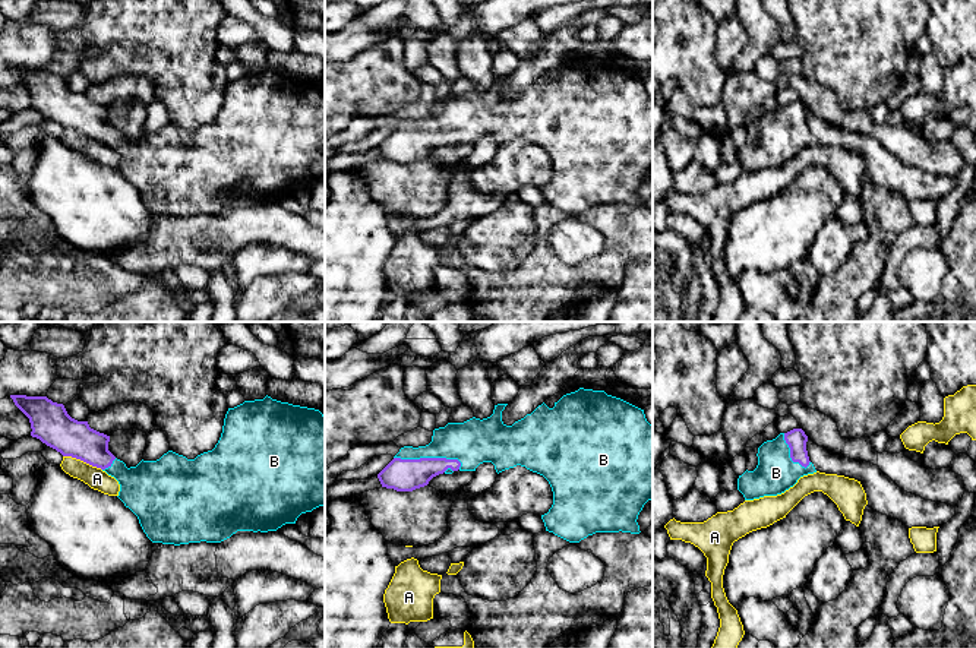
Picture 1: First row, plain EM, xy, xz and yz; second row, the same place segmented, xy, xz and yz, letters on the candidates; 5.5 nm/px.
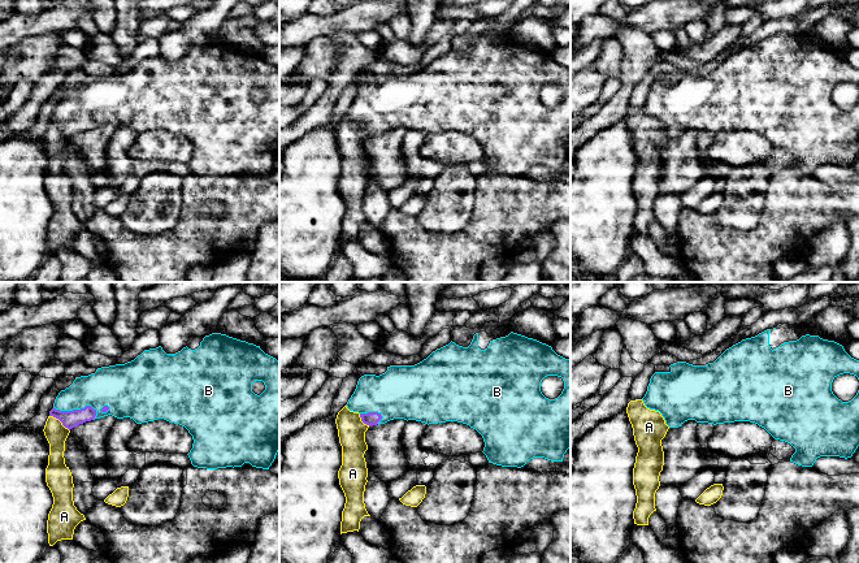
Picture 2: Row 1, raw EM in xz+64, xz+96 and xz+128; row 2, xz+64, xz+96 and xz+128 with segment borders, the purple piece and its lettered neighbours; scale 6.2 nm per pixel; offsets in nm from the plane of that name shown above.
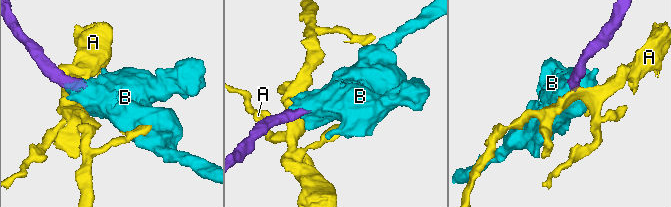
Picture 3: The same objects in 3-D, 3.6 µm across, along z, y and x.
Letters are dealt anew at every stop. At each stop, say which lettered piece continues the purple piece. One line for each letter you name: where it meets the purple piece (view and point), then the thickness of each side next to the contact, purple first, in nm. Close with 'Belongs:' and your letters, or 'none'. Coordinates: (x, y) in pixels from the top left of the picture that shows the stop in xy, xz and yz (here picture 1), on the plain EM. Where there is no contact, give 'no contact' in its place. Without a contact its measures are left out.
B: contact xz (429, 130); calibres 180 and 240 nm
Belongs: B

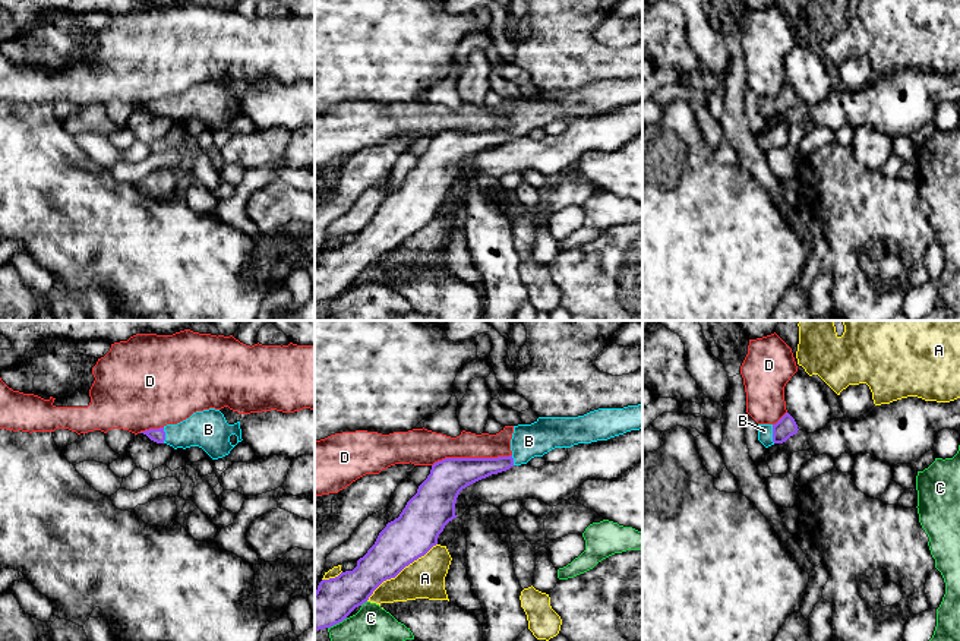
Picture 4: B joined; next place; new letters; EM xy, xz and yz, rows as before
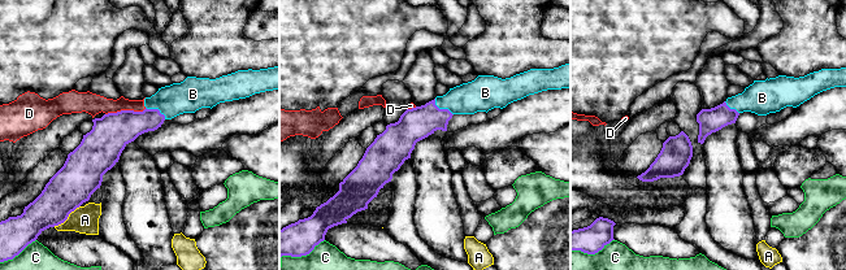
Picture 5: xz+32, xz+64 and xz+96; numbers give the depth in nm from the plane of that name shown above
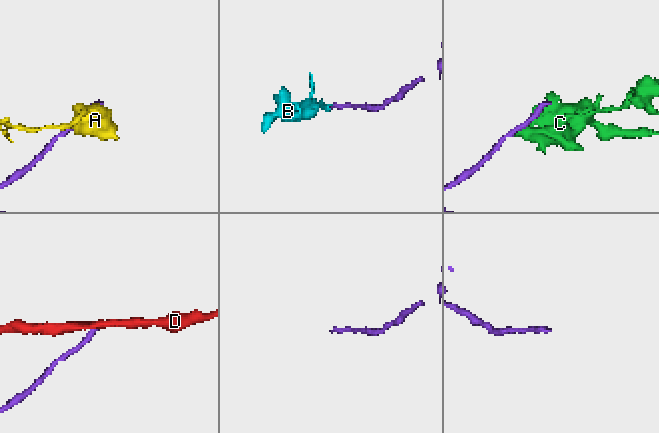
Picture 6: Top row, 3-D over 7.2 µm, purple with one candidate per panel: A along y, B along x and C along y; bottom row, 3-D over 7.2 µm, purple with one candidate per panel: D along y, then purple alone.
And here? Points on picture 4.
B: contact yz (773, 106); calibres 110 and 80 nm
Belongs: B

